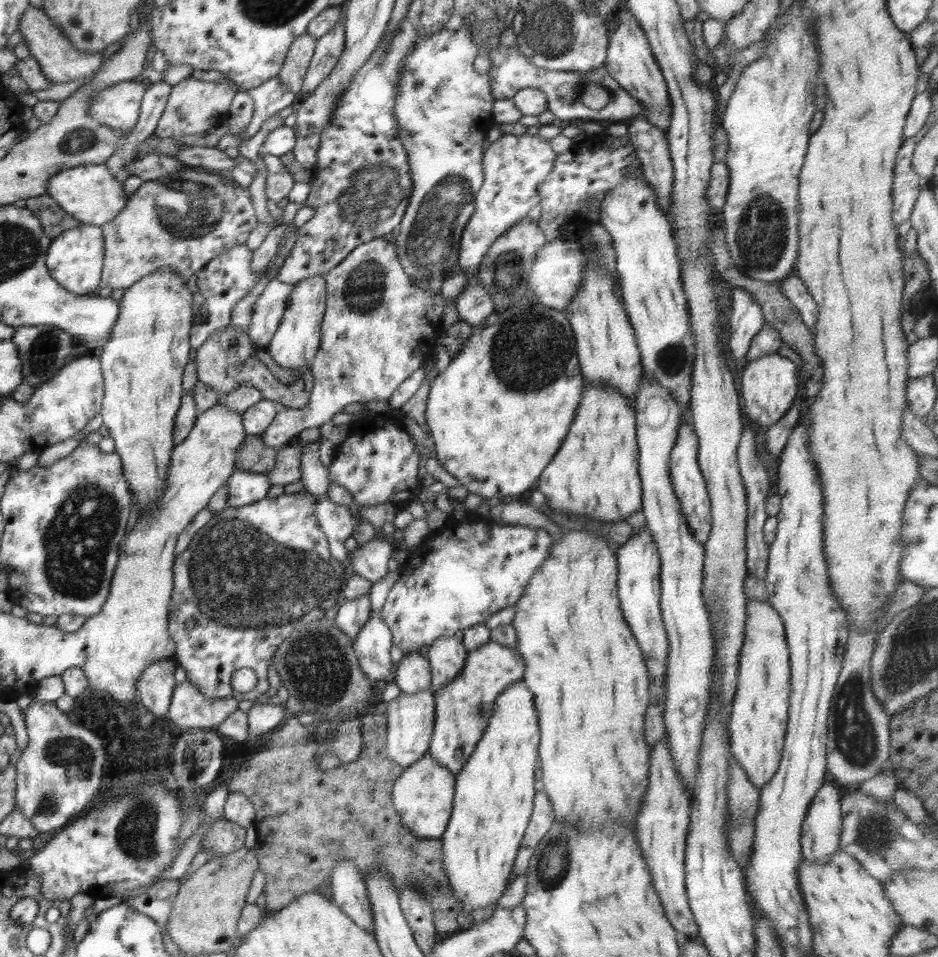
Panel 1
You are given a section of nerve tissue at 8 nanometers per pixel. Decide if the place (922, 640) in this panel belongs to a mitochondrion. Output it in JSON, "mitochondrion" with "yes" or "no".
{"mitochondrion":"yes"}

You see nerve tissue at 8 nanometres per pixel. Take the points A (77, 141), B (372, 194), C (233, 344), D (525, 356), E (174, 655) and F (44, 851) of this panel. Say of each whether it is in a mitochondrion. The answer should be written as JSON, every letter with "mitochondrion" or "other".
{"A":"mitochondrion","B":"mitochondrion","C":"other","D":"mitochondrion","E":"other","F":"other"}

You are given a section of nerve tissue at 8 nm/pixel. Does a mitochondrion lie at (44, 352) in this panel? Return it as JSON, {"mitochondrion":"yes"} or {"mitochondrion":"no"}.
{"mitochondrion":"yes"}

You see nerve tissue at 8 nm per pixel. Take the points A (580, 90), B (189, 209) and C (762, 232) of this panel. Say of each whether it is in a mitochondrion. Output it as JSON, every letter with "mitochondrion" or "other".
{"A":"mitochondrion","B":"mitochondrion","C":"mitochondrion"}

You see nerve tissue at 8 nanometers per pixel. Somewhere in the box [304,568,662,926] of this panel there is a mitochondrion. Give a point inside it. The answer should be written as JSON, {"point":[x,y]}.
{"point":[553,863]}

